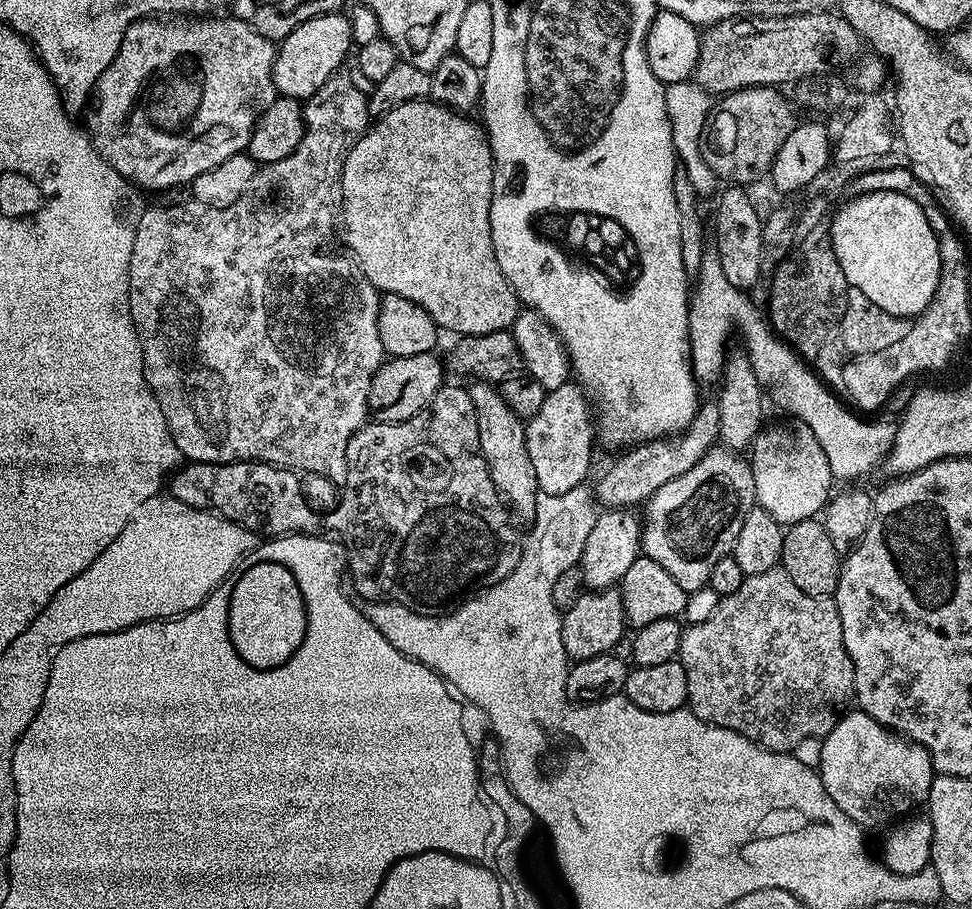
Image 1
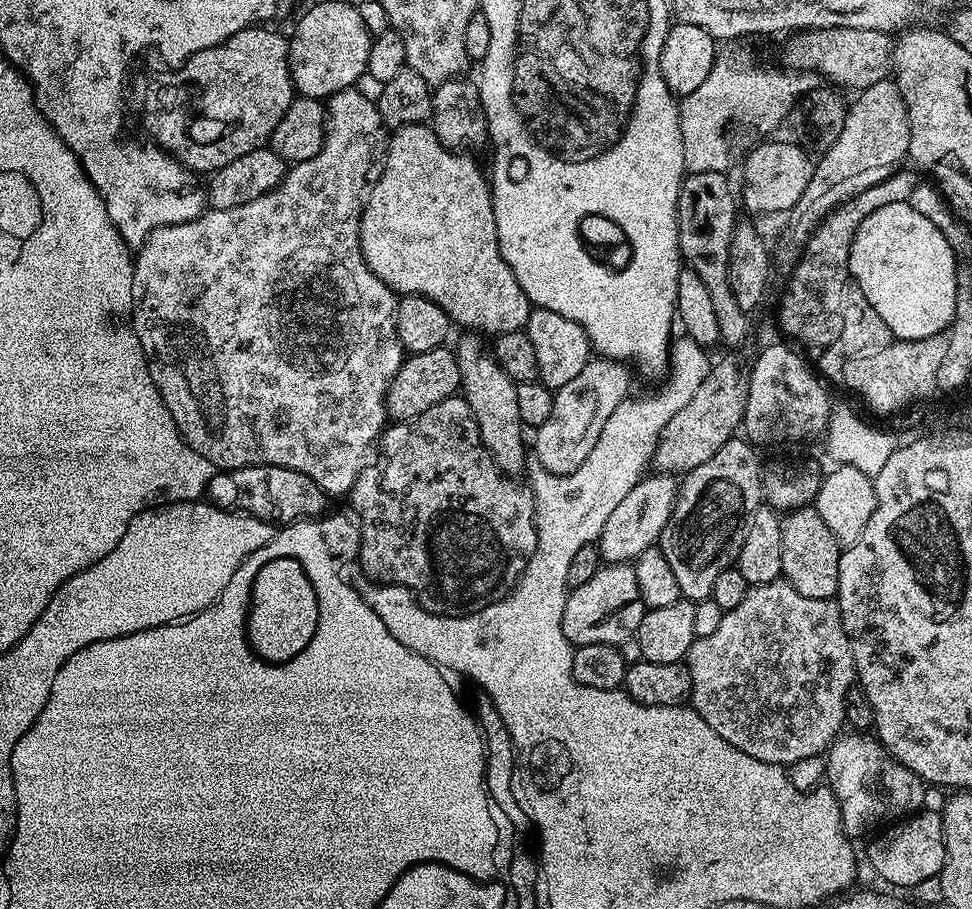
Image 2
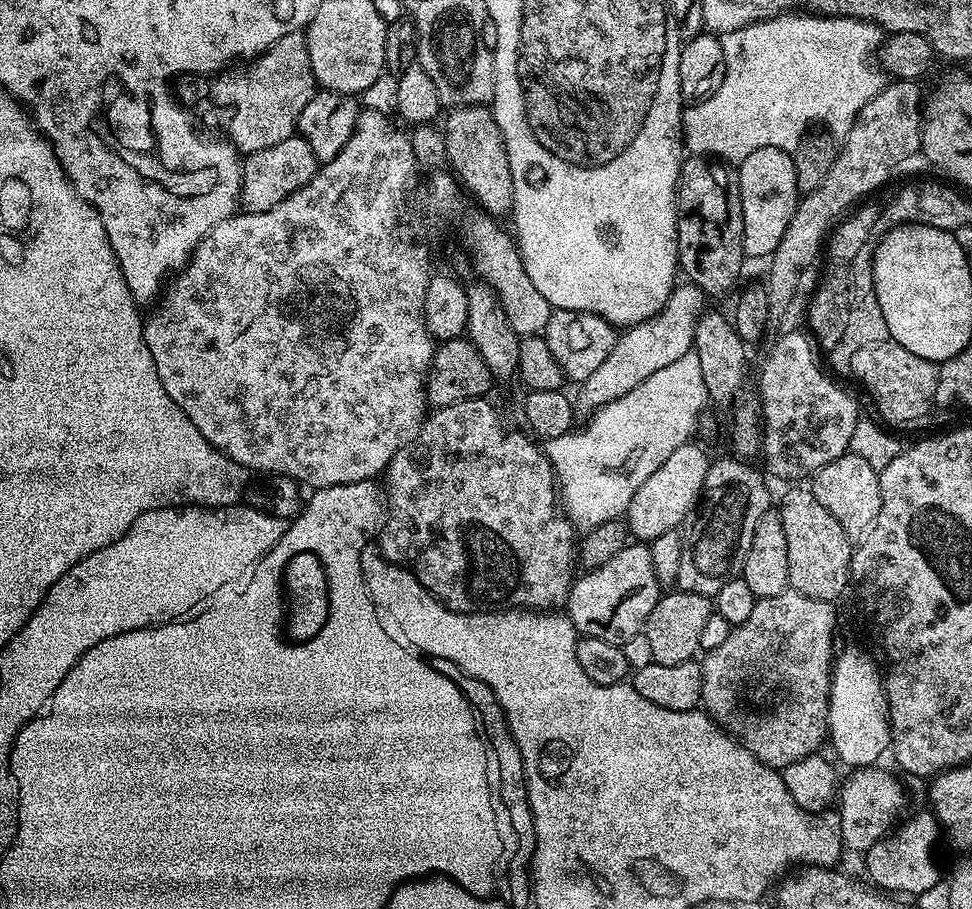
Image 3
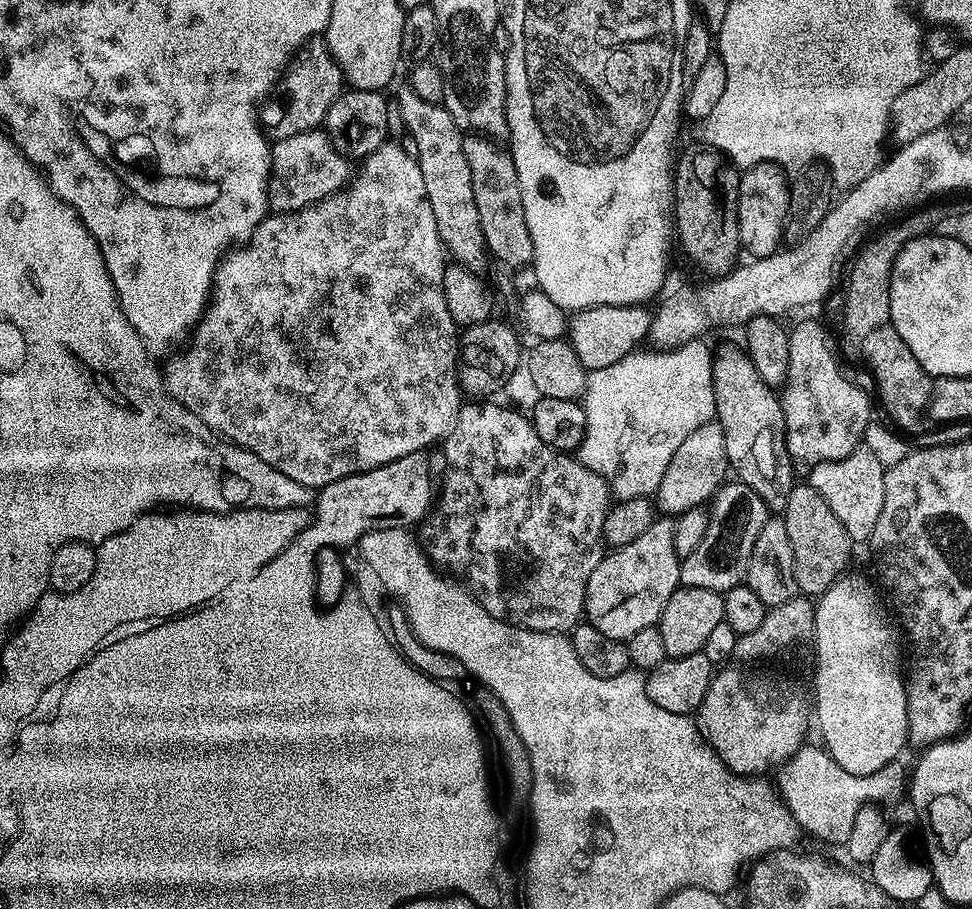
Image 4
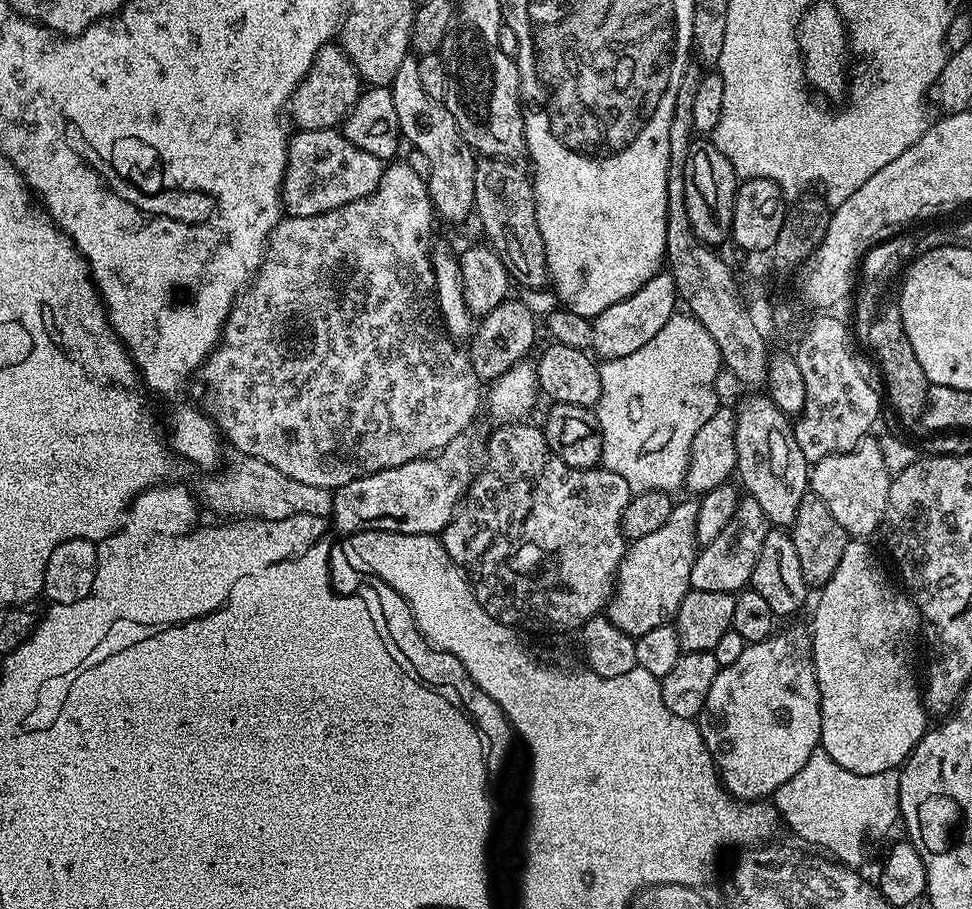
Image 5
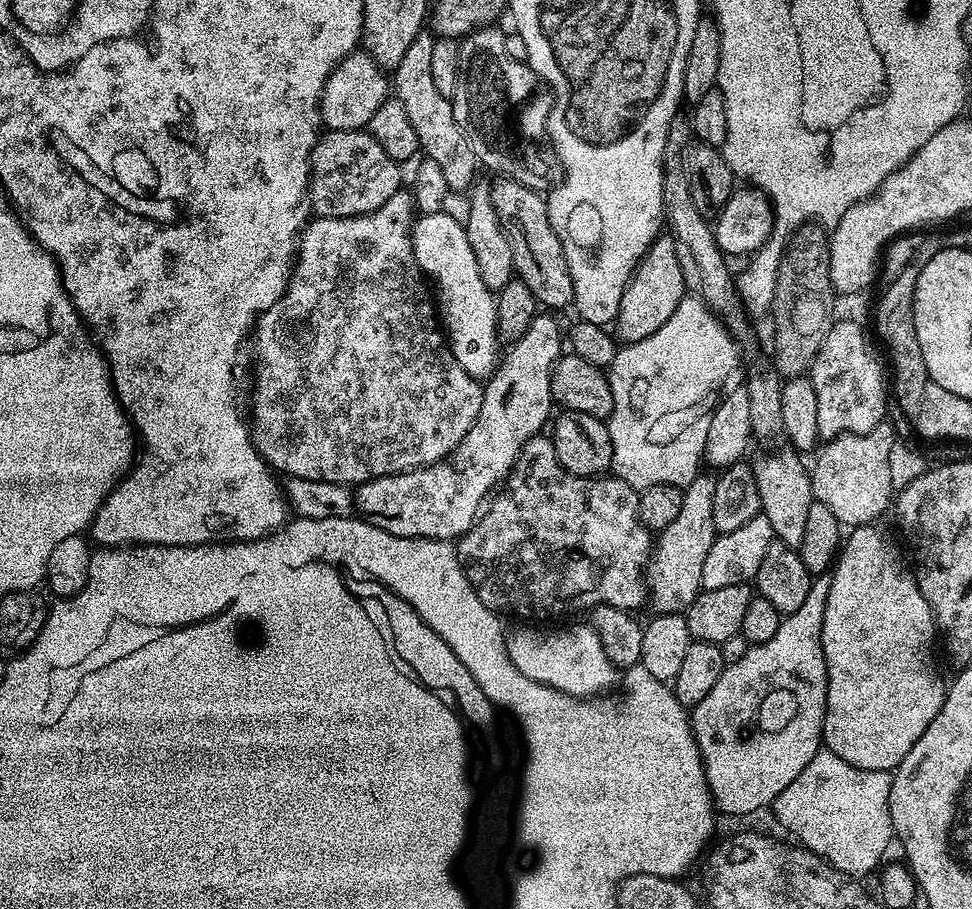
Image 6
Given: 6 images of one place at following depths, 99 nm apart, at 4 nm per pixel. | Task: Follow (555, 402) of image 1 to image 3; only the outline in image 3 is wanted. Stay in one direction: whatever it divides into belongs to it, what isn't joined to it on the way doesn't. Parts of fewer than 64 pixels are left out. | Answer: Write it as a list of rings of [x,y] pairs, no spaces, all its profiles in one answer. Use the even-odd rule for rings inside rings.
[[[691,282],[682,284],[673,287],[666,306],[662,306],[658,314],[619,333],[615,346],[610,354],[606,354],[602,366],[598,366],[598,370],[594,370],[594,374],[579,385],[579,411],[581,408],[587,414],[595,413],[601,404],[609,404],[624,396],[634,390],[634,386],[646,382],[650,374],[662,370],[662,366],[670,366],[670,362],[676,362],[682,358],[682,354],[693,351],[694,330],[701,314],[706,311],[706,297],[698,285]]]

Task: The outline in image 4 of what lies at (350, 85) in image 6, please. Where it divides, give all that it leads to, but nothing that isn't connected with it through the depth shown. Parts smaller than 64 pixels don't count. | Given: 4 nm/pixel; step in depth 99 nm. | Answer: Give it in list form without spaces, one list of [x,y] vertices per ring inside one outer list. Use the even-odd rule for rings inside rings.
[[[313,38],[304,41],[304,44],[292,53],[282,73],[282,85],[284,84],[288,101],[276,120],[275,135],[283,137],[319,129],[333,101],[339,98],[344,83],[344,76],[332,61],[332,55],[329,54],[323,39]]]

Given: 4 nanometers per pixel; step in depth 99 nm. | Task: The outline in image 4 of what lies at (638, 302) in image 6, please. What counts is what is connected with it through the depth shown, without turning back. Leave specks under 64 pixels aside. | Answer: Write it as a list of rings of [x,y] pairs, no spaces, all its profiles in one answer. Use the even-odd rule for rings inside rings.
[[[603,304],[597,308],[581,308],[576,316],[567,321],[566,339],[571,344],[578,362],[588,372],[602,370],[602,366],[614,366],[622,358],[631,356],[633,352],[645,343],[650,326],[652,325],[652,312],[644,306],[629,306],[619,308]]]

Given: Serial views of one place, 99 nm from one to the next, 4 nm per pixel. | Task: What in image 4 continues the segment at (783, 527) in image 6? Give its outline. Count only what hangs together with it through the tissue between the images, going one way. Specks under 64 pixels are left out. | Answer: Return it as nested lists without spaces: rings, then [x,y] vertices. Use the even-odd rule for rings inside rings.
[[[732,344],[715,349],[712,389],[716,403],[714,420],[725,435],[729,469],[737,479],[755,490],[771,511],[783,511],[789,491],[795,485],[796,474],[788,454],[779,395],[762,382],[762,374],[754,370],[754,362],[750,362],[747,351]]]

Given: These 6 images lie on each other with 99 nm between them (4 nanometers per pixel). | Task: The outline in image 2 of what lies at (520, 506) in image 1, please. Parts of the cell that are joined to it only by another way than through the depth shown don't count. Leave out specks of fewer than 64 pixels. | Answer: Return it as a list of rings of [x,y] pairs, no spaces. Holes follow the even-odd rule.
[[[471,330],[463,333],[457,344],[454,344],[456,361],[460,367],[460,392],[465,402],[472,407],[474,418],[478,422],[478,434],[482,438],[482,442],[486,446],[486,450],[494,458],[494,462],[505,474],[516,474],[512,472],[520,472],[524,468],[524,459],[530,456],[530,452],[524,449],[524,431],[526,425],[522,414],[518,414],[518,390],[516,389],[517,381],[510,379],[506,374],[506,370],[502,370],[502,366],[496,361],[495,355],[484,345],[485,337]]]

